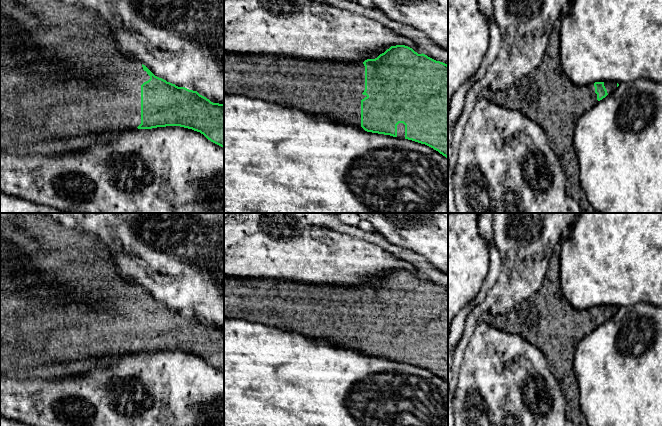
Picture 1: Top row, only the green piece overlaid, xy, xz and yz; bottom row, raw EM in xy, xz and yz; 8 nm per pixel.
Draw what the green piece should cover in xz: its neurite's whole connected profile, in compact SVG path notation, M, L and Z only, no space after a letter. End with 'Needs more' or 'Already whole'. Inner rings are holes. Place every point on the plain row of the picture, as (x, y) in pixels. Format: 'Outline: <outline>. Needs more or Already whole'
Outline: M405 269L391 270L375 283L367 283L364 286L358 285L351 287L328 284L317 285L279 279L224 276L224 319L243 319L245 321L261 323L269 327L276 327L287 332L299 333L315 339L325 339L332 344L360 351L367 356L405 362L425 368L448 382L448 289L436 285L423 277L418 278L412 272Z. Needs more

